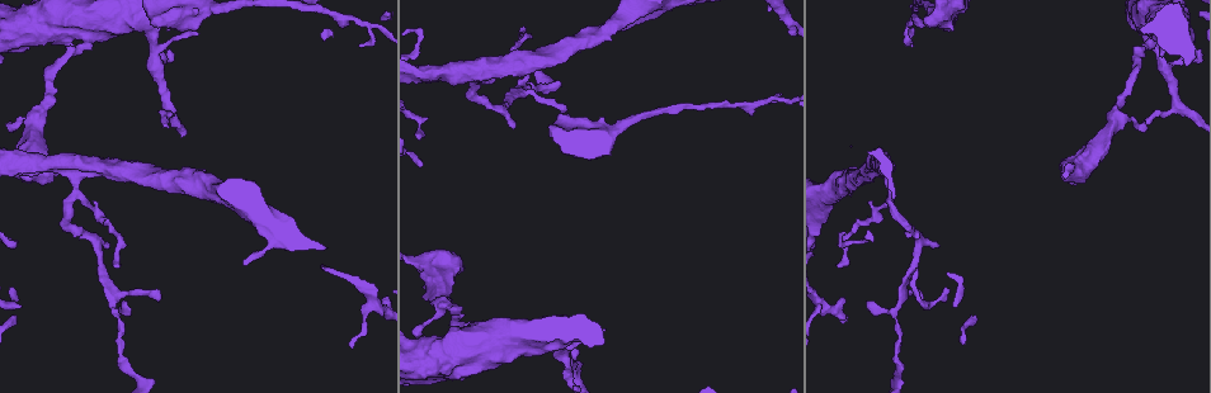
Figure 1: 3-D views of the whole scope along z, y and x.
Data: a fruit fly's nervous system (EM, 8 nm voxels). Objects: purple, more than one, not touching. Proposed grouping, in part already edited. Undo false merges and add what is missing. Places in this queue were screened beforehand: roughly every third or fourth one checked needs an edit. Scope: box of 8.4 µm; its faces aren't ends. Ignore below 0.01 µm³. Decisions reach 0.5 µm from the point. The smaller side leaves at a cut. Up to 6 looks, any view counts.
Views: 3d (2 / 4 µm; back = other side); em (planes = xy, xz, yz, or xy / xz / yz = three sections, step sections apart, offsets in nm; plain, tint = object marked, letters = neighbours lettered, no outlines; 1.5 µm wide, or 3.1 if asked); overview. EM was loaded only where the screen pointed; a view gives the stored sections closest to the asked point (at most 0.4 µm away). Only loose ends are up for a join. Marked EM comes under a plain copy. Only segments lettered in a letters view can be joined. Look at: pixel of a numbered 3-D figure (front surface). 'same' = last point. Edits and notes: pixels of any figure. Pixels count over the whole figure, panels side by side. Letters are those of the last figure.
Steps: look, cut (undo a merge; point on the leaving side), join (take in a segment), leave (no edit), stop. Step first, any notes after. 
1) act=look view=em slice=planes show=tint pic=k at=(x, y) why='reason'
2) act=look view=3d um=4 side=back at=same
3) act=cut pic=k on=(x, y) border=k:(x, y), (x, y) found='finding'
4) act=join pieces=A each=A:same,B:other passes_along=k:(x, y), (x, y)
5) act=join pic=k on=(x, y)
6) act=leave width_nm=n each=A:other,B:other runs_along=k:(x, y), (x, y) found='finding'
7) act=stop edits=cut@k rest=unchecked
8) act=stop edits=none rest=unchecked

act=look view=em slice=xy step=4 show=letters pic=1 at=(495, 69) why='calibre changes'

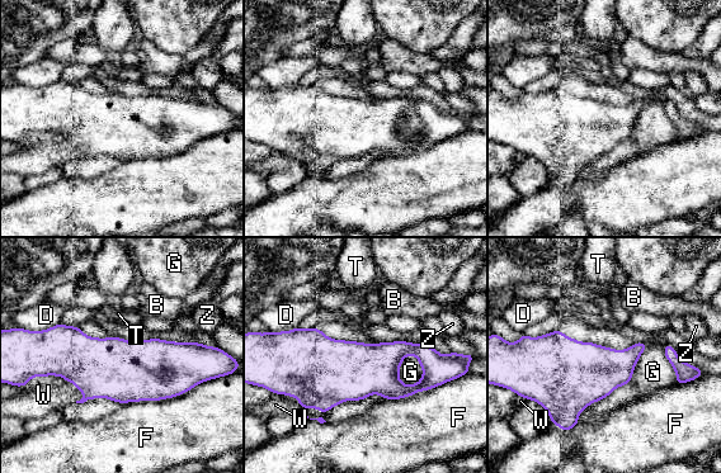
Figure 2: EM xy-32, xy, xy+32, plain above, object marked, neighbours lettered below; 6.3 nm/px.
act=leave width_nm=280 each=B:other,D:other,F:other,G:other,T:other,W:other,Z:other border=2:(37, 375), (61, 375), (85, 396) found='one neuron here'

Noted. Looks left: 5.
act=look view=3d um=4 pic=1 at=(159, 300) why='thin end'

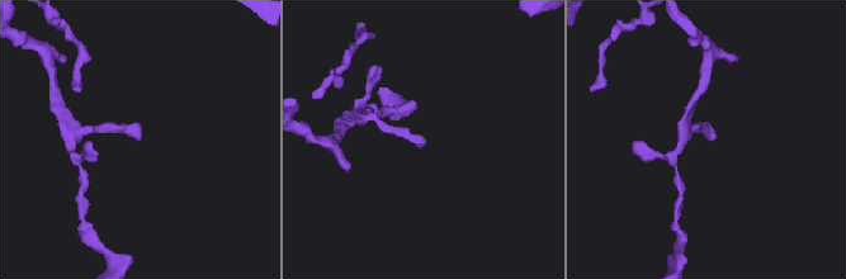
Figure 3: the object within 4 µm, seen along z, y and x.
act=look view=em slice=planes show=letters pic=3 at=(709, 137) why='now the EM'

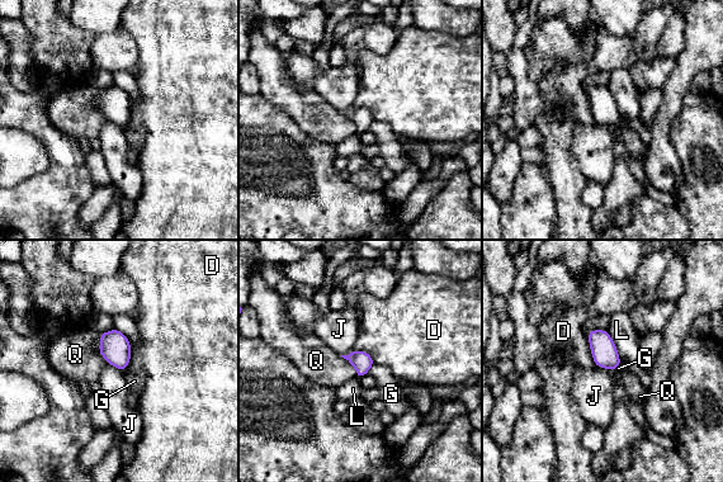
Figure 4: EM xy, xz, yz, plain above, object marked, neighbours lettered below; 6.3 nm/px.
act=leave longest_contact=D:220nm each=D:other,G:other,J:other,L:other,Q:other found='no lettered segment goes on from it'

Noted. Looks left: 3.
act=look view=em slice=planes show=letters pic=1 at=(84, 38)

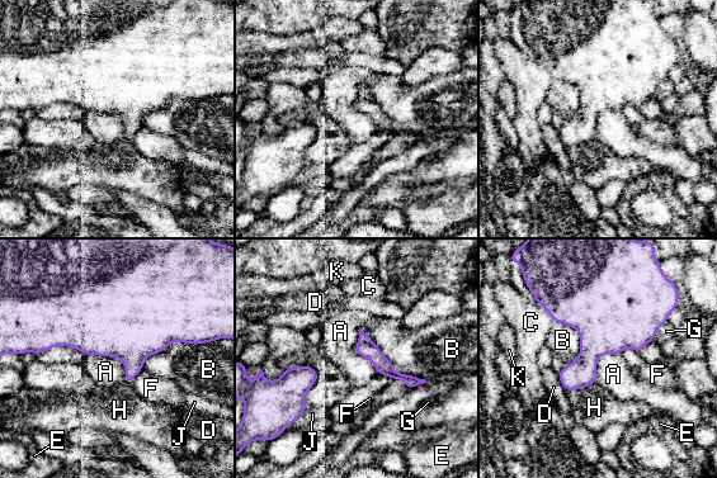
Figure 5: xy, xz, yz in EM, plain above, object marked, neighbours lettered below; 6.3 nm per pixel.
act=leave width_nm=120 each=A:other,B:other,C:other,D:other,E:other,F:other,G:other,H:other,J:other,K:other border=5:(86, 354), (117, 358), (126, 382) found='one neuron here'

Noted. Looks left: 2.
act=stop edits=none rest=unchecked

